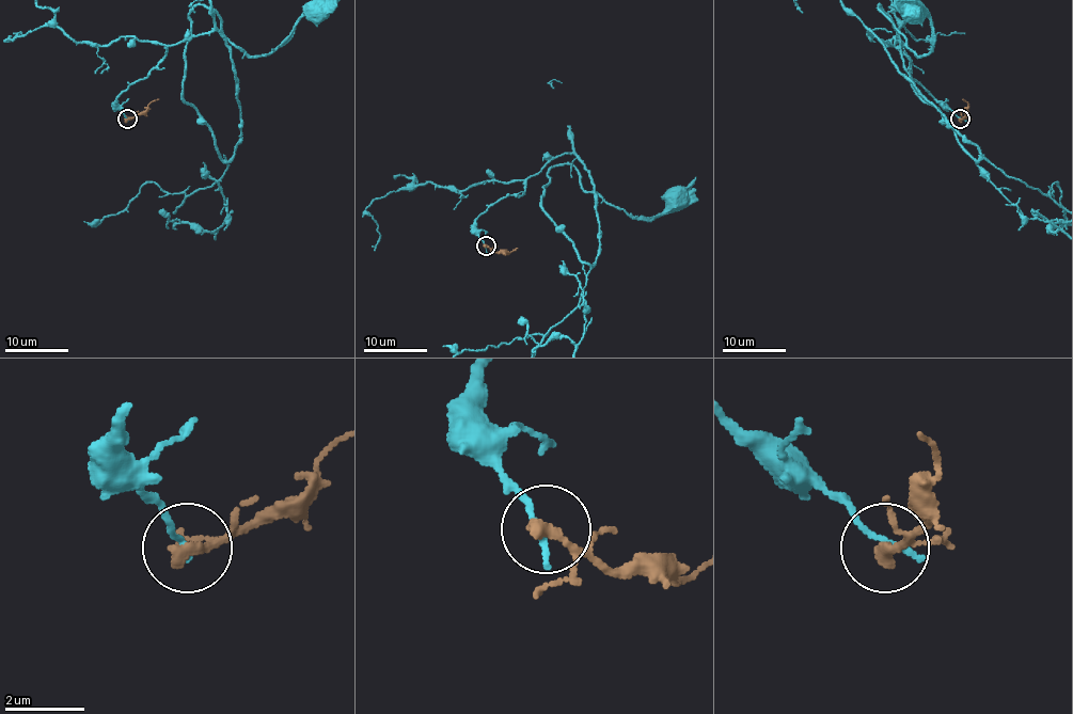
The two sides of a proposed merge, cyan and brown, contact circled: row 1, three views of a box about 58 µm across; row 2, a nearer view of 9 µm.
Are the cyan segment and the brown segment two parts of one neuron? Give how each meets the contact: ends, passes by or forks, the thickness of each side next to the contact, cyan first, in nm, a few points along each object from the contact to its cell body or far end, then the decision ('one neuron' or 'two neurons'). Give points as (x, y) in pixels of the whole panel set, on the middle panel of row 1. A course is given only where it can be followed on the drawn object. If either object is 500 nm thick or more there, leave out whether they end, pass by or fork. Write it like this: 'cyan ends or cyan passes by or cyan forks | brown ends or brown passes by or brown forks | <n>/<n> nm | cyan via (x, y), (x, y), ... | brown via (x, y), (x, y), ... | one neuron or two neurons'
cyan ends | brown passes by | 170/260 nm | cyan via (486, 246), (476, 219), (566, 153), (592, 178), (589, 265), (542, 208), (556, 164), (638, 218), (681, 199) | brown via (486, 246), (506, 254), (517, 248) | two neurons

